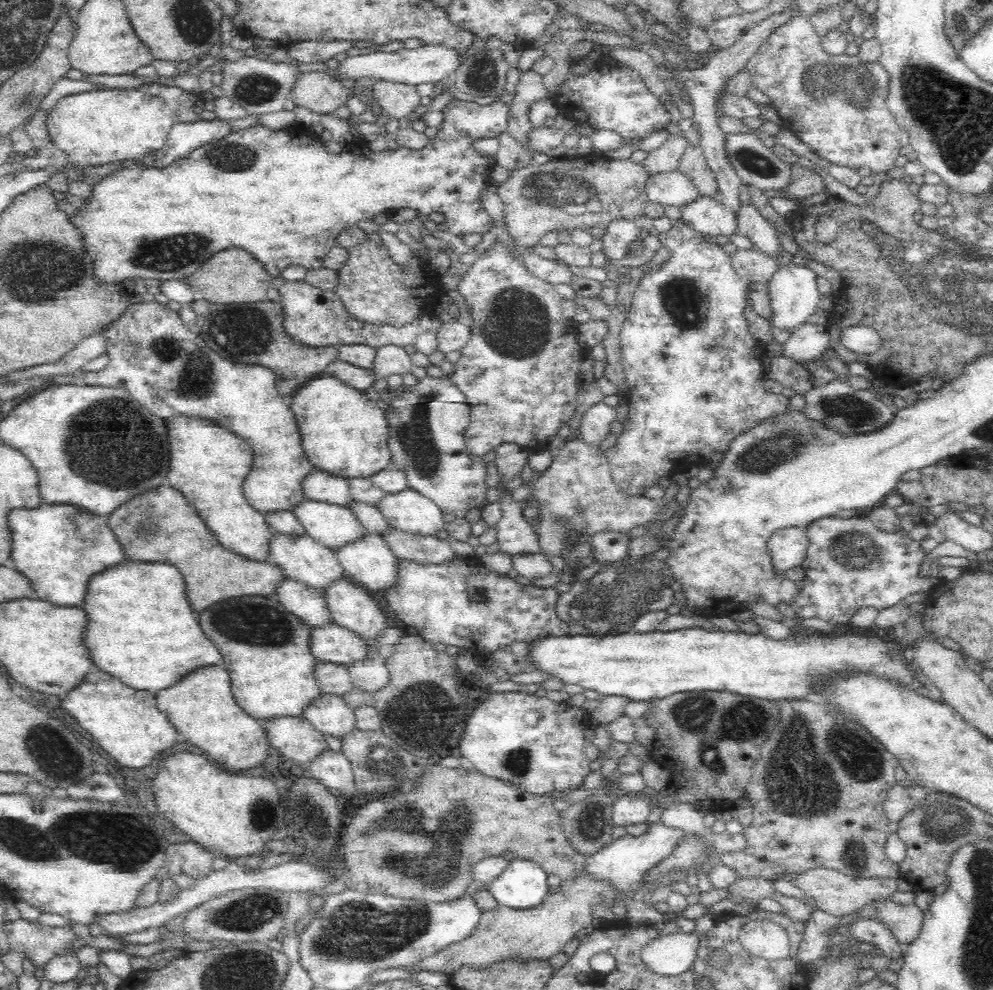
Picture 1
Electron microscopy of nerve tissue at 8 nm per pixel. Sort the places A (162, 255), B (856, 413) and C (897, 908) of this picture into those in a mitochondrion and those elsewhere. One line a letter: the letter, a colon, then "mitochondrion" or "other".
A: mitochondrion
B: mitochondrion
C: other

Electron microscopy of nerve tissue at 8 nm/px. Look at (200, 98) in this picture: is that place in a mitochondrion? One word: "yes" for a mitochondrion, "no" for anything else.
no

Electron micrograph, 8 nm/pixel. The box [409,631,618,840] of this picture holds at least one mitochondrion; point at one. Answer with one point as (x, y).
(518, 762)

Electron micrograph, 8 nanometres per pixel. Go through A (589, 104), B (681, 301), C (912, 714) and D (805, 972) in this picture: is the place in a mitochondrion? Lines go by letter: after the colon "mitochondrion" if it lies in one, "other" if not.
A: other
B: mitochondrion
C: other
D: other

